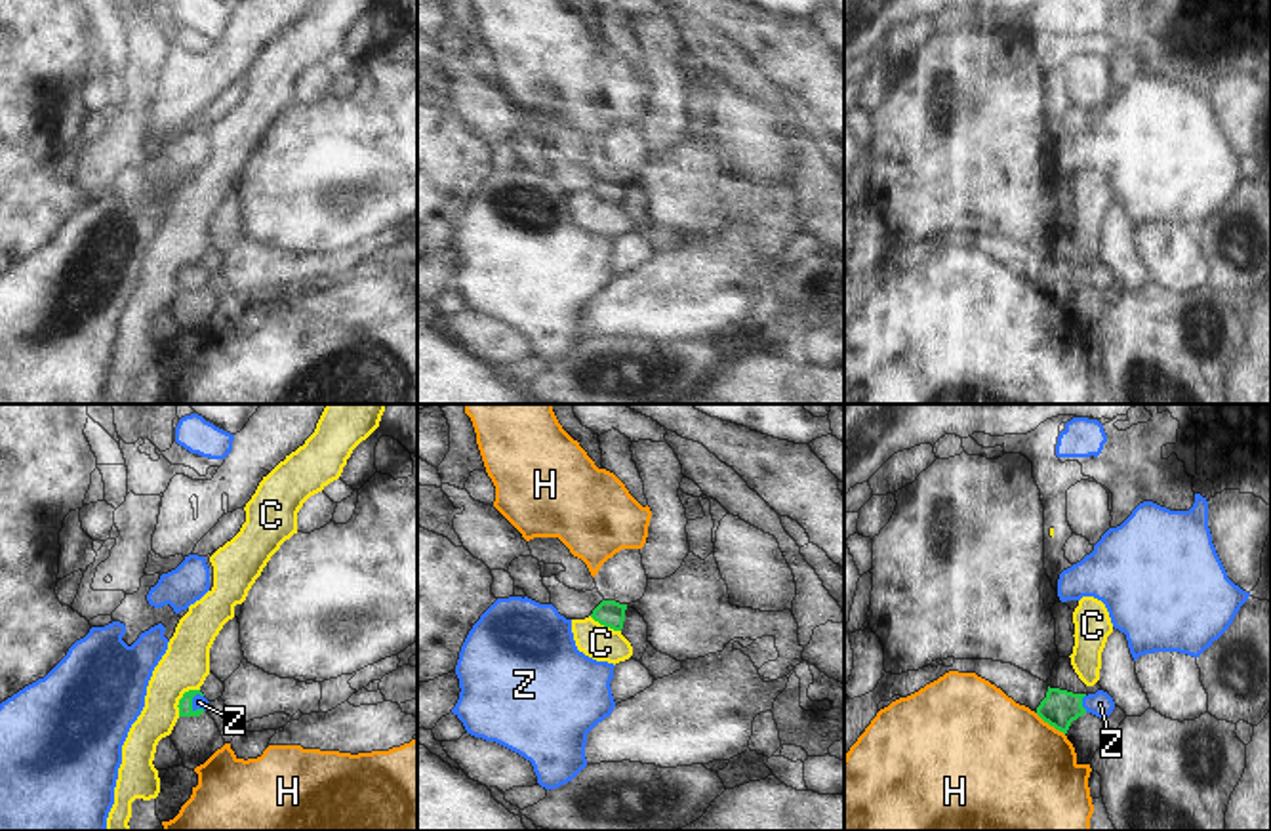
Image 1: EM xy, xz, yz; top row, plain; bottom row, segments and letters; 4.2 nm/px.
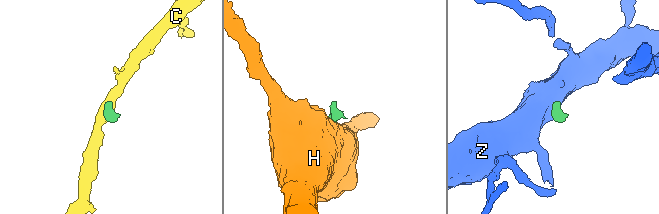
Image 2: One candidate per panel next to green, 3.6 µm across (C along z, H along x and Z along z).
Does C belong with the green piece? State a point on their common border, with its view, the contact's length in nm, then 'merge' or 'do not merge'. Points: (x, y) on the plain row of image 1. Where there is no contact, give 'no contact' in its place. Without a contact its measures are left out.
meets green in xy at (181, 271); contact 150 nm long; do not merge

